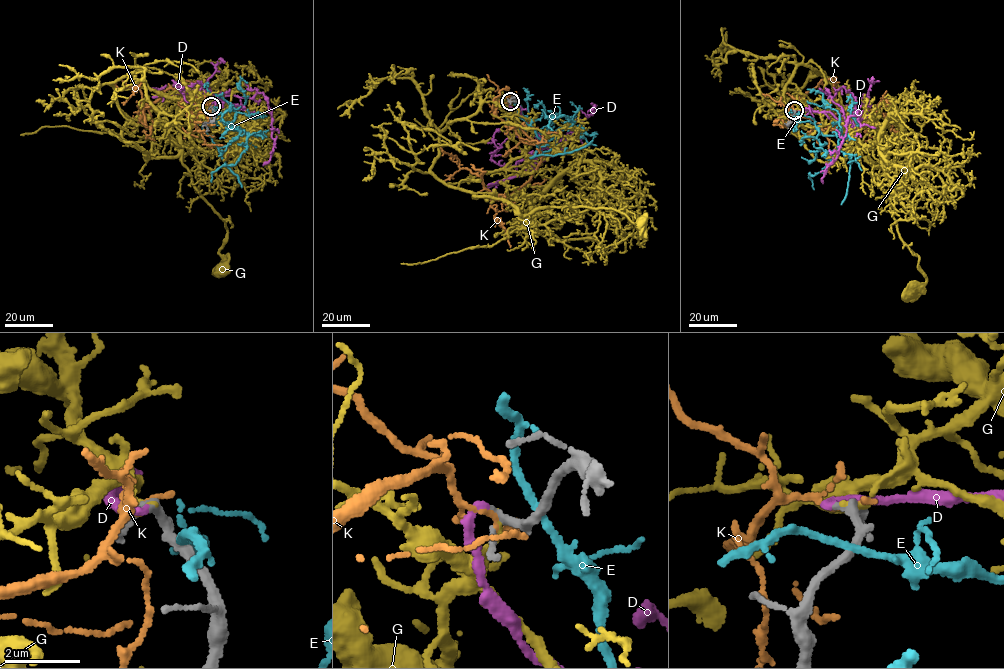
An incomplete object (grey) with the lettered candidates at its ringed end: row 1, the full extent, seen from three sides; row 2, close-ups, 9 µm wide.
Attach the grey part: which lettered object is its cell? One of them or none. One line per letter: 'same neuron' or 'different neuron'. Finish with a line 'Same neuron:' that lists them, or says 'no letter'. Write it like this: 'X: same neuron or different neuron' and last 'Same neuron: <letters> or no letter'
D: different neuron
E: different neuron
G: different neuron
K: different neuron
Same neuron: no letter

